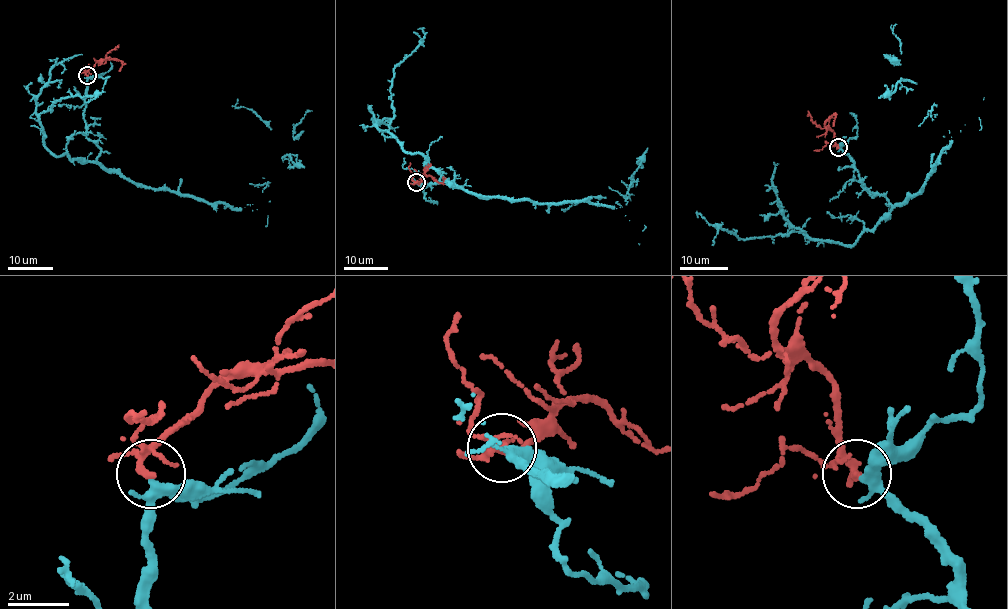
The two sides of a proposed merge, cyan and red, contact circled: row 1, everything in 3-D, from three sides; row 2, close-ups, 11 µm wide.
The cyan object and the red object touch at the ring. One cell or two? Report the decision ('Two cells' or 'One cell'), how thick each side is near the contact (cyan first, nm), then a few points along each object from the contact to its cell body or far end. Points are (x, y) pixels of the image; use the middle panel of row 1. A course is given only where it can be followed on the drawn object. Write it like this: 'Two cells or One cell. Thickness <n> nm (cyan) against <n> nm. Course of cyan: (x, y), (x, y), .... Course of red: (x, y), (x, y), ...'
One cell. Thickness 320 nm (cyan) against 160 nm. Course of cyan: (416, 182), (440, 181), (550, 205), (613, 207), (622, 207), (630, 185), (625, 195), (595, 196), (563, 210). Course of red: (416, 182), (430, 175), (443, 183), (443, 176)

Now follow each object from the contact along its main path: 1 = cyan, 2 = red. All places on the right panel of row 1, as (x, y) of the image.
1: (838, 148), (869, 195), (900, 204), (951, 142), (904, 79), (901, 53), (898, 65), (892, 55)
2: (837, 147), (833, 131), (825, 124), (832, 114), (836, 116), (832, 126)

